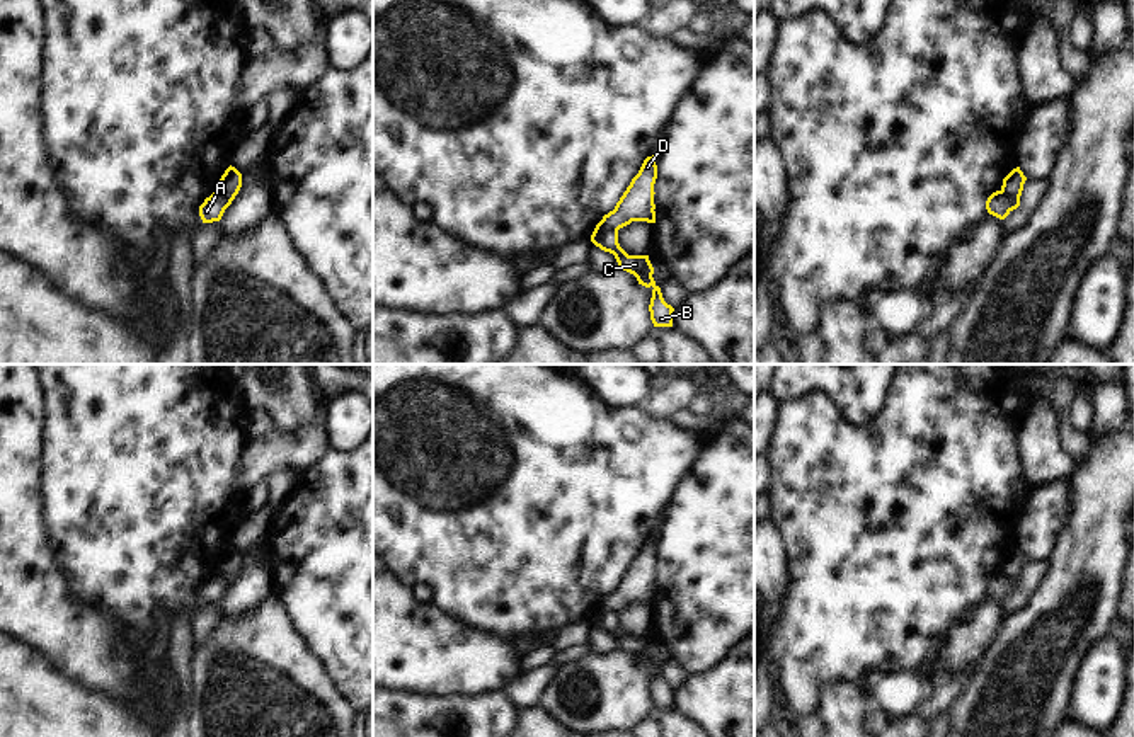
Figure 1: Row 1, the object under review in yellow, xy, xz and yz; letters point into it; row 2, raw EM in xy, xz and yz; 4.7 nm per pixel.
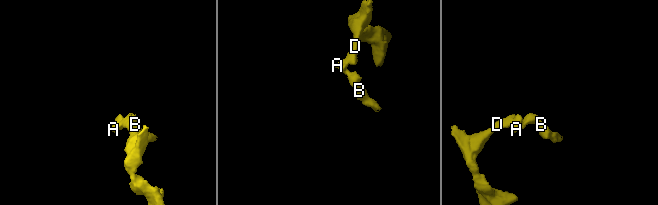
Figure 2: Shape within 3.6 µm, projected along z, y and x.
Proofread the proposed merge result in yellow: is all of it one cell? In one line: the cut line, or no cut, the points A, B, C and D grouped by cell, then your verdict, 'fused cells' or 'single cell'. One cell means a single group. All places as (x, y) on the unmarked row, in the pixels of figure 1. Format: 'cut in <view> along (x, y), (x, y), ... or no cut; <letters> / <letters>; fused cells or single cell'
cut in xz along (617, 611), (603, 611), (591, 622); A D / B C; fused cells

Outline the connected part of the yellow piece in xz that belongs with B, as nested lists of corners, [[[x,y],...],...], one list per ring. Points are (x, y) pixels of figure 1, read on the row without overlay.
[[[603,613],[593,625],[601,631],[613,635],[620,650],[633,655],[639,666],[654,669],[649,686],[650,701],[654,708],[673,708],[674,689],[664,683],[661,669],[652,659],[654,648],[649,637],[628,637],[618,625],[618,613]]]

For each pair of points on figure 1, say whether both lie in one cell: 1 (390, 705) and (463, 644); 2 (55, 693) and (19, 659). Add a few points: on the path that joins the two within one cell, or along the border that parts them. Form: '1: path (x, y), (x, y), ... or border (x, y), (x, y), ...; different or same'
1: border (390, 688), (445, 698); different
2: path (46, 686), (28, 668); same

